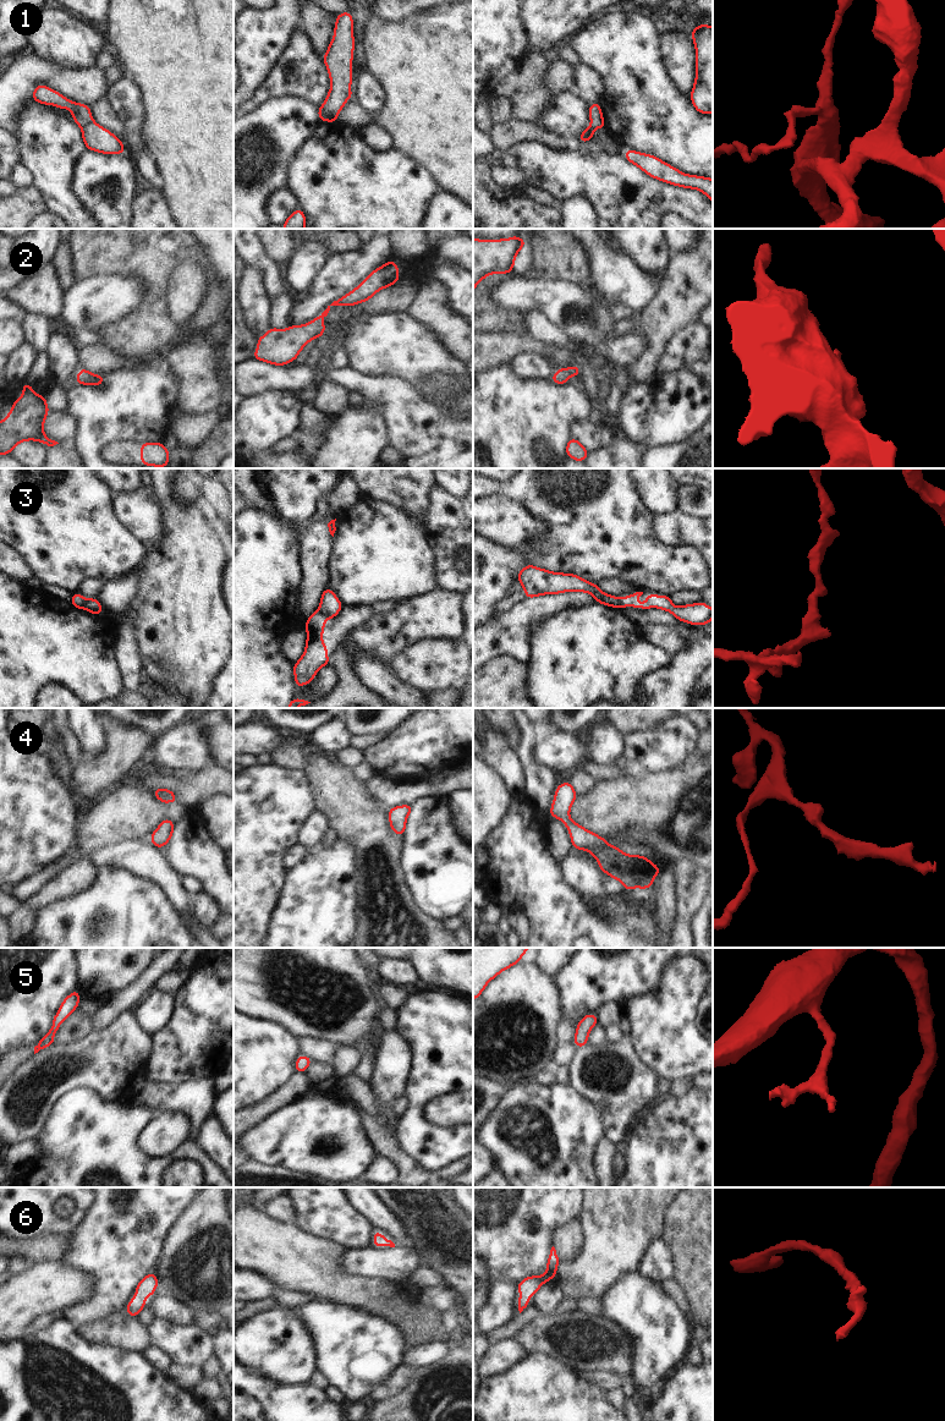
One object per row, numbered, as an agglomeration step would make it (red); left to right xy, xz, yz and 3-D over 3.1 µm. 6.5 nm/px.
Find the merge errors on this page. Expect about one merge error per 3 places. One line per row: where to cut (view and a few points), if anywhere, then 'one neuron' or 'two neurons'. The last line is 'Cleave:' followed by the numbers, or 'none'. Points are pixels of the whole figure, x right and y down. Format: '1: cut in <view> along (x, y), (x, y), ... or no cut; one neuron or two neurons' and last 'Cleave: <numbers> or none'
1: cut in xz along (320, 107), (327, 114), (327, 120); two neurons
2: no cut; one neuron
3: cut in xy along (83, 598), (81, 607); two neurons
4: no cut; one neuron
5: no cut; one neuron
6: no cut; one neuron
Cleave: 1, 3

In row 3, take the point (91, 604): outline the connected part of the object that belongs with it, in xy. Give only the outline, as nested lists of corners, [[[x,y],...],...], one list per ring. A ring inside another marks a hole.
[[[83,598],[82,608],[94,615],[99,615],[104,610],[97,598]]]

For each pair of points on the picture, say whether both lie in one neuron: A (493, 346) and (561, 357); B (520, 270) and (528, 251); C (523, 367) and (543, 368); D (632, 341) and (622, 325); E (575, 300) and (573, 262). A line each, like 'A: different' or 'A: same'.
A: same
B: same
C: same
D: different
E: different

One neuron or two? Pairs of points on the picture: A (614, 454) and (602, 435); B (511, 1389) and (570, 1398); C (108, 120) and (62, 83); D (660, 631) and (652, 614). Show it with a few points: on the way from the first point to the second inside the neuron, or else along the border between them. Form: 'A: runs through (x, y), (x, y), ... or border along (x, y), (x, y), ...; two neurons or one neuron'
A: border along (615, 438), (589, 453); two neurons
B: runs through (526, 1398), (555, 1398); one neuron
C: border along (104, 97), (100, 97), (89, 105); two neurons
D: border along (674, 626), (646, 625), (642, 629); two neurons

